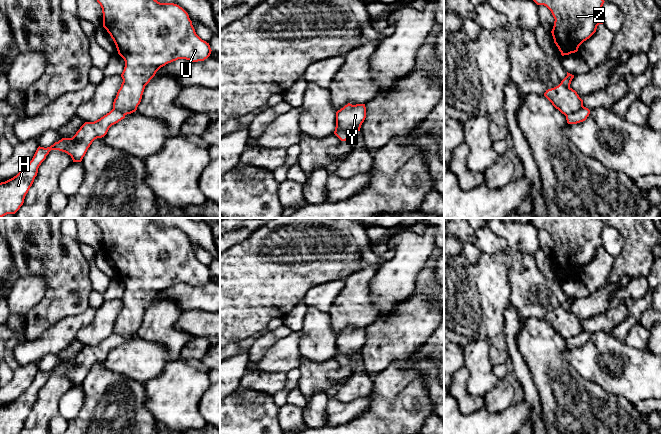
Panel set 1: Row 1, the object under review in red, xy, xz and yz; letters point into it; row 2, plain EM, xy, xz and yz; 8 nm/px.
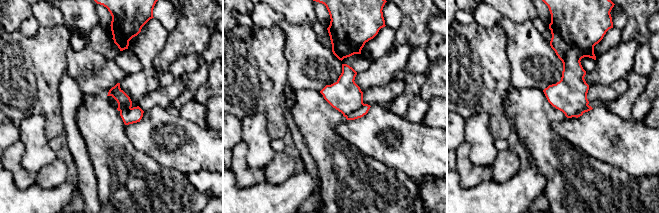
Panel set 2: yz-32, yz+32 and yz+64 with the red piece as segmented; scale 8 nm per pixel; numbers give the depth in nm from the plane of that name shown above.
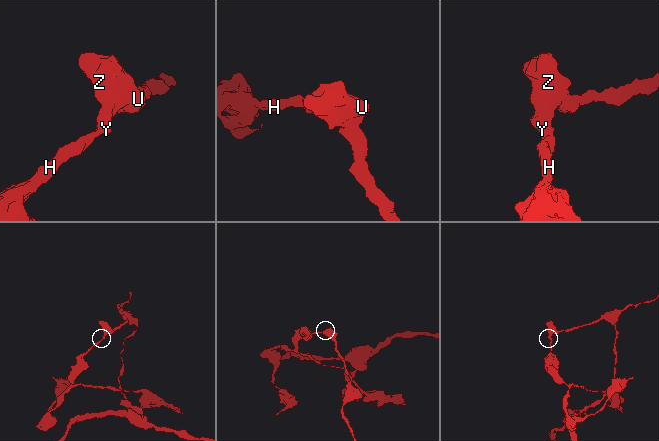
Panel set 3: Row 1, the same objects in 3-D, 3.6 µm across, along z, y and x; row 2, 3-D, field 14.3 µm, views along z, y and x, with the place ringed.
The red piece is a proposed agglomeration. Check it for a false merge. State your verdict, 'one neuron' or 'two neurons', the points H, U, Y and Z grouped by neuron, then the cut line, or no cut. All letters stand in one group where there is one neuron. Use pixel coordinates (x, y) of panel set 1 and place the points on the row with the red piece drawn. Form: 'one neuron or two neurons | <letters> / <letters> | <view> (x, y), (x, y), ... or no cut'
two neurons | H / U Y Z | yz (583, 106), (566, 116)

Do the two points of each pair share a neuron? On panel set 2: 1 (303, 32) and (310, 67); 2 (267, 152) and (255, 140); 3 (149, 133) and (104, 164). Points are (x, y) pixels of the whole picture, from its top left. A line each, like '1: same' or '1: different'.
1: same
2: same
3: different

